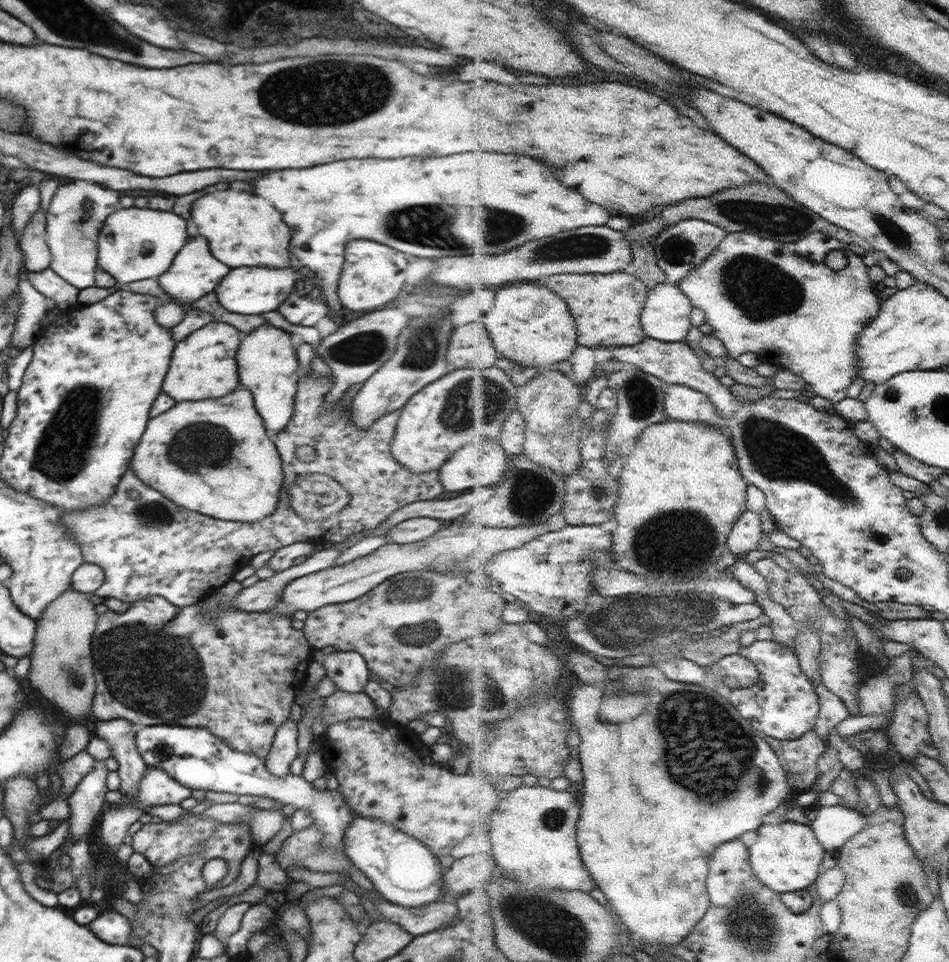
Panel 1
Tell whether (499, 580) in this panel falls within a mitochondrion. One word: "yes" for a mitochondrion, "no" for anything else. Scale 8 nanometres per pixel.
no

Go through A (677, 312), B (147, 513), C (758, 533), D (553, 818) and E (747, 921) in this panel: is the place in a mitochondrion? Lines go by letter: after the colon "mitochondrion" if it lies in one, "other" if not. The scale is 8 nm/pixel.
A: other
B: mitochondrion
C: other
D: mitochondrion
E: mitochondrion

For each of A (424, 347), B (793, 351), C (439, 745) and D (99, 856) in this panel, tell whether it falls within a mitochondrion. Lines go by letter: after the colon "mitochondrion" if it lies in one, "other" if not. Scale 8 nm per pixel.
A: mitochondrion
B: other
C: other
D: other

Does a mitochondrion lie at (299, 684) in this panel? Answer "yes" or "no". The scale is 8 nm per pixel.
no

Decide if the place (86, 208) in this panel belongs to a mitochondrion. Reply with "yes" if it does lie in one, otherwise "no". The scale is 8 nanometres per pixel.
no

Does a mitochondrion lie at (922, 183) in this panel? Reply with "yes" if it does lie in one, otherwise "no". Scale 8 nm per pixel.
no

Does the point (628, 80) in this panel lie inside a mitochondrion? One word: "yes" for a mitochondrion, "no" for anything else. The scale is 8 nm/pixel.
no

